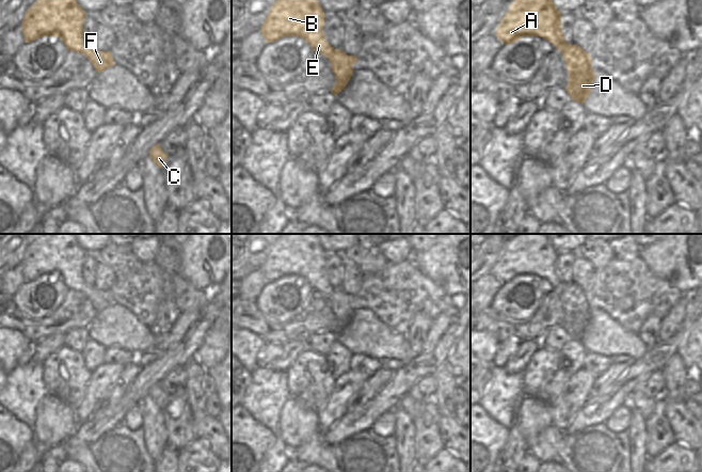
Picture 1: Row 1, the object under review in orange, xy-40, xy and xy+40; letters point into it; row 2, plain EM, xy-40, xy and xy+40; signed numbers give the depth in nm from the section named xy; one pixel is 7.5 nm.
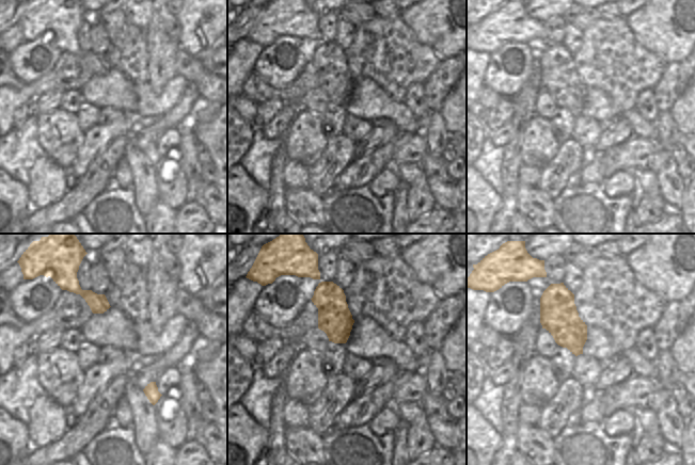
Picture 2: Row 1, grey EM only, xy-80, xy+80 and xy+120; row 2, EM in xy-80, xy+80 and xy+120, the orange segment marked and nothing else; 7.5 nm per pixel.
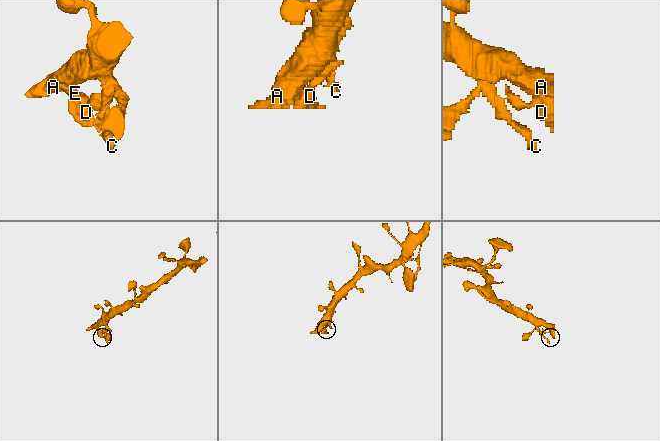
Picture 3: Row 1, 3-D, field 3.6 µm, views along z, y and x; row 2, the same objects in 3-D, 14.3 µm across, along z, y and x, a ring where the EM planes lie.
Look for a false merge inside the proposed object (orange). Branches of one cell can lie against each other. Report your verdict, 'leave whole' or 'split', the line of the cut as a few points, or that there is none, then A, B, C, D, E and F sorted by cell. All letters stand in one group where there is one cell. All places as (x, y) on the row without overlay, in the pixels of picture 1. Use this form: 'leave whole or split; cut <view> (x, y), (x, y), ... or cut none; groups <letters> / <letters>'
split; cut xy (335, 288), (331, 301); groups A B C E F / D

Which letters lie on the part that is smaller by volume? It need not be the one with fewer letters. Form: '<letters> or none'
D

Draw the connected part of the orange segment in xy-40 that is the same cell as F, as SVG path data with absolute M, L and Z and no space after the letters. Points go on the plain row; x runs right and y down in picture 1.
M45 234L26 251L21 270L26 282L42 276L57 276L68 290L82 293L101 312L115 305L111 290L99 290L83 281L85 251L77 242L76 234Z

